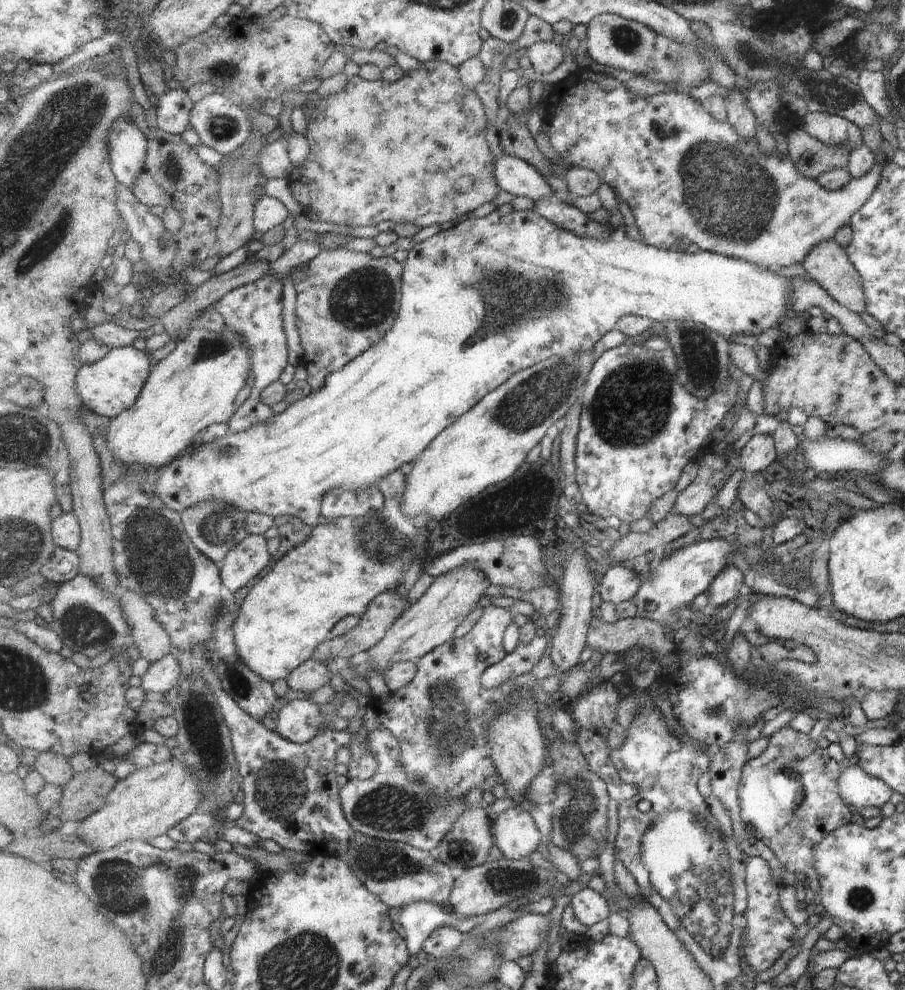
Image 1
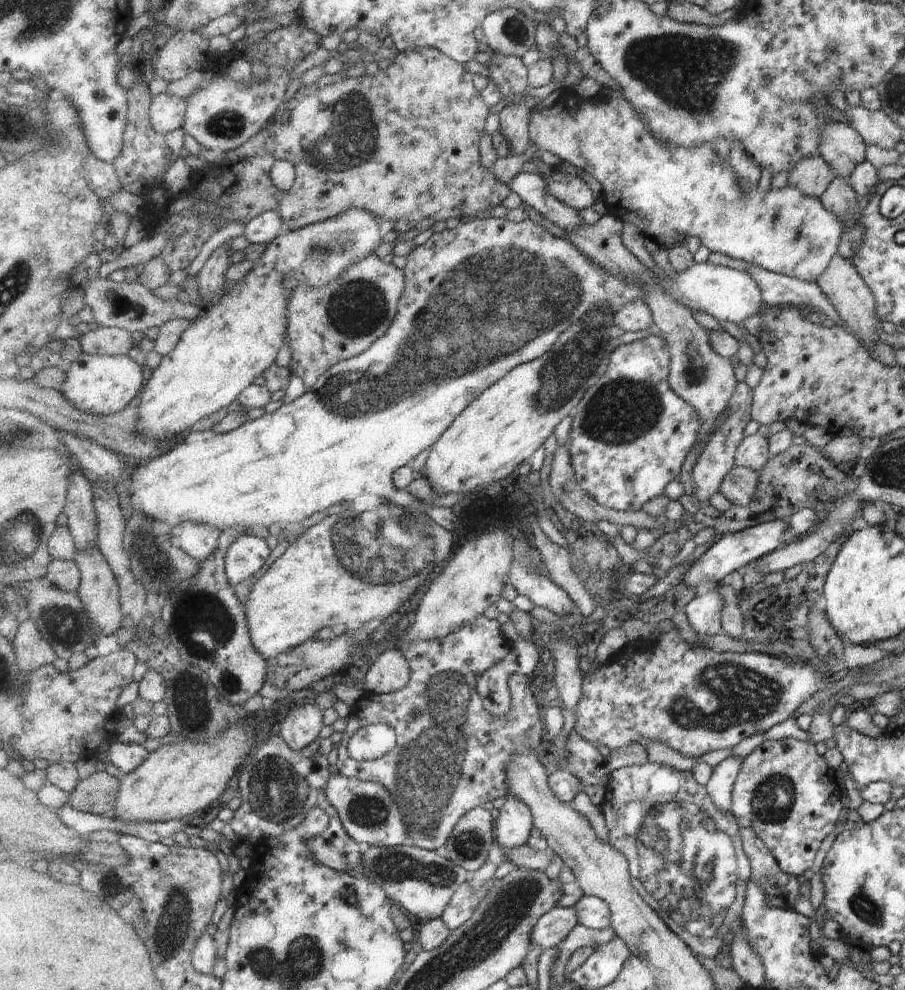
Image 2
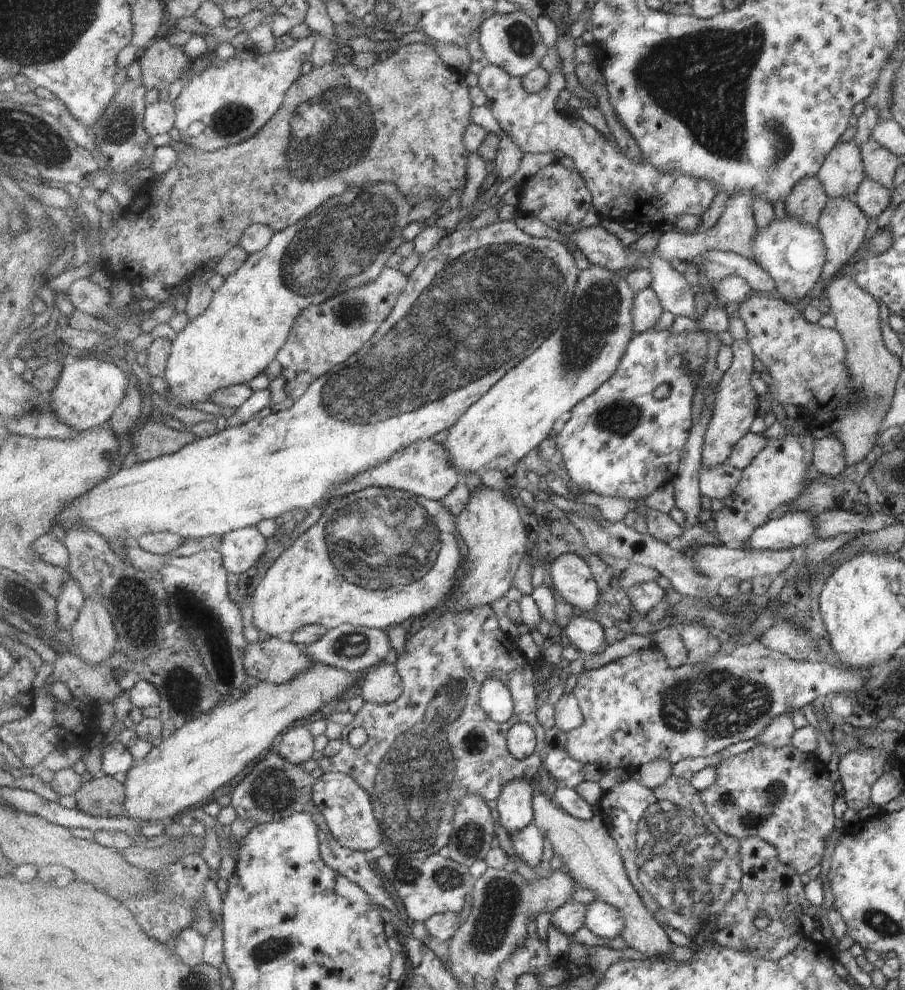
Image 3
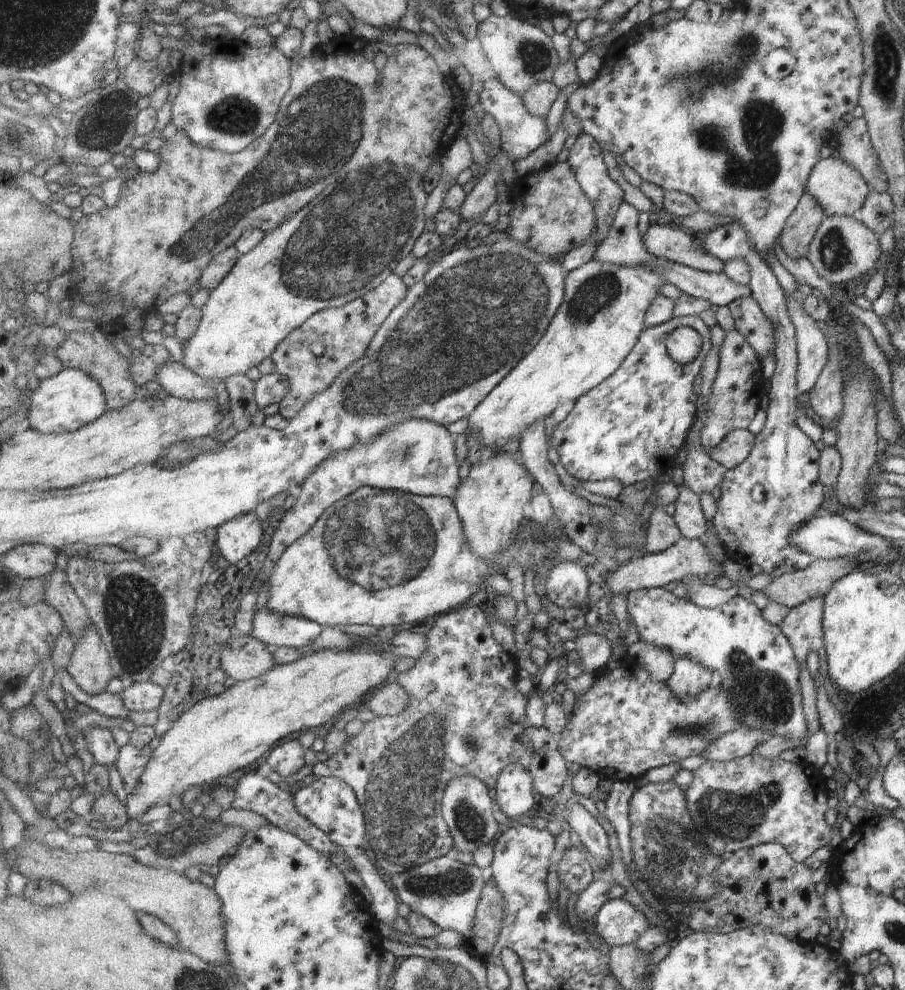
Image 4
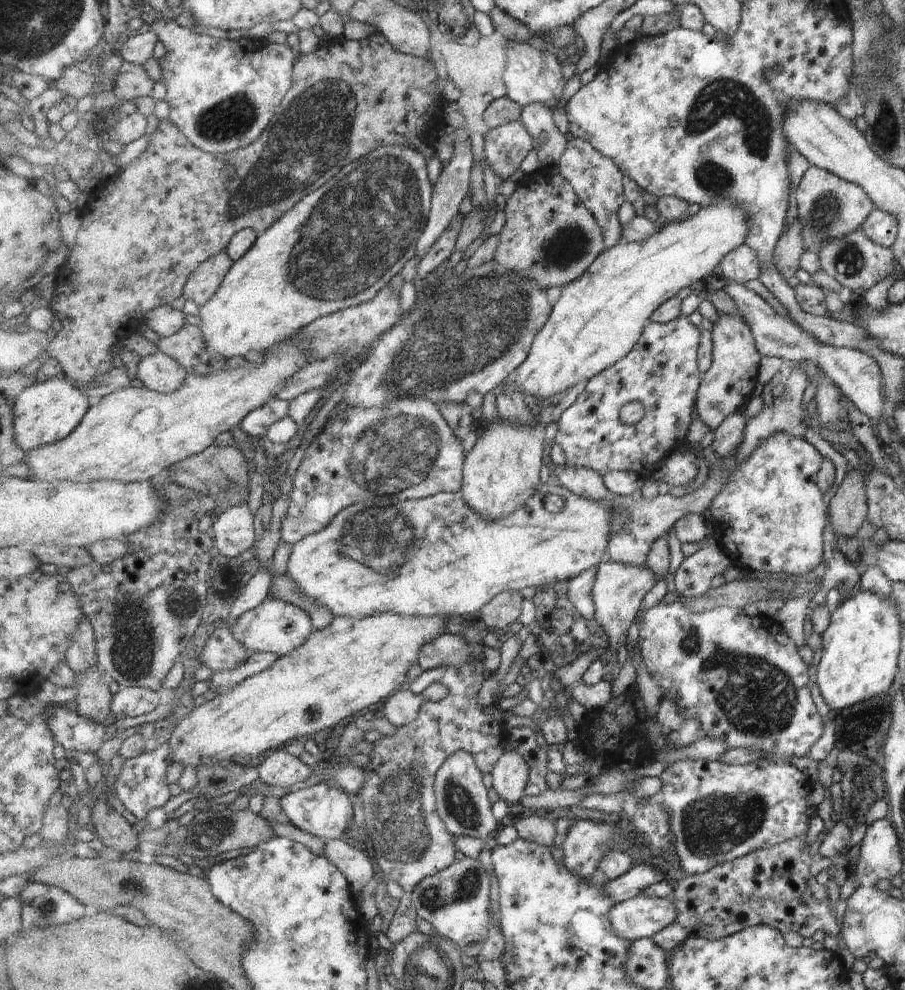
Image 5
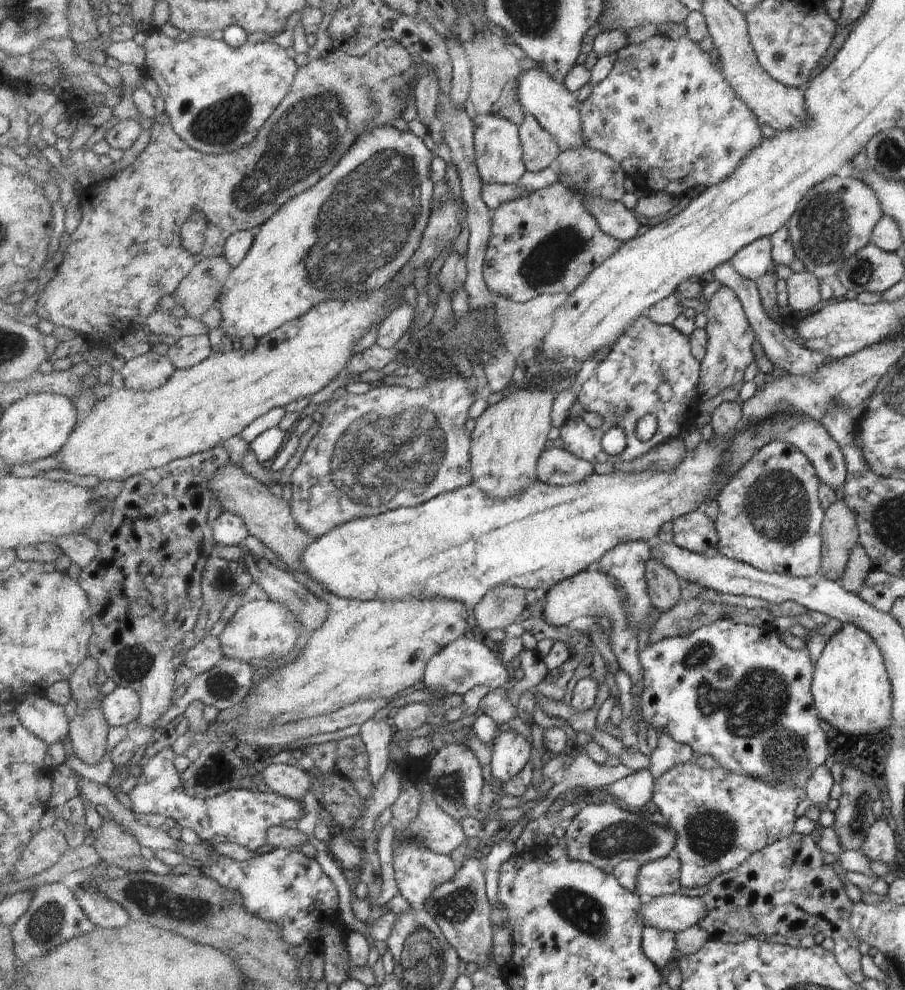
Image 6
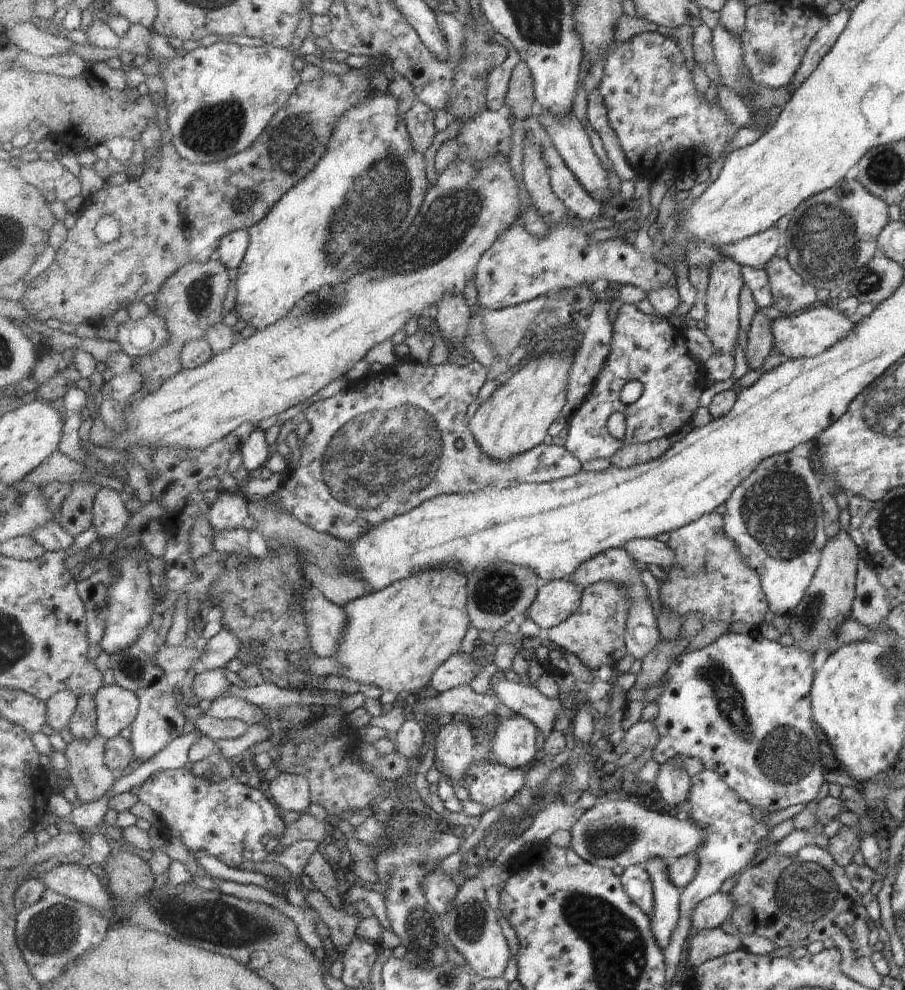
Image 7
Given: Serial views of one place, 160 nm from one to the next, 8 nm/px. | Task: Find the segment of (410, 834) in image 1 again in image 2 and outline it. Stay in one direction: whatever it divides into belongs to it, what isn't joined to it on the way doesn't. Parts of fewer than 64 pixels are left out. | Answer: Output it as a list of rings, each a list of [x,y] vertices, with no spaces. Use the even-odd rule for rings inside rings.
[[[379,723],[355,733],[348,744],[349,754],[358,761],[373,761],[388,755],[397,747],[397,733],[391,726]],[[341,773],[330,776],[326,784],[326,795],[337,809],[343,828],[359,843],[378,847],[405,845],[410,839],[408,825],[404,822],[397,797],[385,790],[383,785],[361,780],[344,779]]]

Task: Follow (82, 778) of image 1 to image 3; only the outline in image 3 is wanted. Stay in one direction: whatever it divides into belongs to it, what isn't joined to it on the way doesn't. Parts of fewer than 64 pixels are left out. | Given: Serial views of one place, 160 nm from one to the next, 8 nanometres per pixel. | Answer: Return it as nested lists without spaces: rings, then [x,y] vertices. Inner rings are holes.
[[[100,773],[76,792],[78,808],[94,817],[127,816],[126,786],[114,776]]]

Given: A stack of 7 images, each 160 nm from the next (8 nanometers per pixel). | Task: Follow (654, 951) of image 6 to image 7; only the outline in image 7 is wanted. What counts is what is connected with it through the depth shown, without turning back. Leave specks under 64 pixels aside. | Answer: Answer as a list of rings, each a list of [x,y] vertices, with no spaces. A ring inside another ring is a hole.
[[[653,858],[643,865],[653,884],[655,892],[655,914],[651,918],[651,930],[659,944],[659,948],[665,952],[665,948],[671,944],[673,932],[679,928],[681,890],[671,882],[671,876],[667,874],[667,864],[663,858]]]

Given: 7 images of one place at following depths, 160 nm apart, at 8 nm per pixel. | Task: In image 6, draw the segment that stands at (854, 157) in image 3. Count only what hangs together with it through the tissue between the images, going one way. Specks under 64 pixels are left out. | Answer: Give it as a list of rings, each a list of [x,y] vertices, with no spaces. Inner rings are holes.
[[[836,174],[817,182],[801,198],[785,226],[795,259],[817,281],[819,278],[830,281],[845,258],[870,243],[869,232],[881,216],[881,206],[867,185],[849,176]]]

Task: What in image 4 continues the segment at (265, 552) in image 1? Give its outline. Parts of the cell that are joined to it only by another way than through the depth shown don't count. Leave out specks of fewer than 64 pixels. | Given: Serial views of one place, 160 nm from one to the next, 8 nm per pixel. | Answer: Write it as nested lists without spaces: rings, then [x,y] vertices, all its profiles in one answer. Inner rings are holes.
[[[254,513],[240,514],[217,528],[219,552],[233,564],[244,561],[261,546],[264,538],[262,521]]]

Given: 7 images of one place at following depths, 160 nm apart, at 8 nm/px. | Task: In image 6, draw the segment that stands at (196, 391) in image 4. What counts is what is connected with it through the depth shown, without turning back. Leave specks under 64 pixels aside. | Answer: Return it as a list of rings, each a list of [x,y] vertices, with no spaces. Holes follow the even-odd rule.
[[[149,352],[129,361],[119,370],[126,388],[151,392],[165,386],[177,372],[167,355]]]

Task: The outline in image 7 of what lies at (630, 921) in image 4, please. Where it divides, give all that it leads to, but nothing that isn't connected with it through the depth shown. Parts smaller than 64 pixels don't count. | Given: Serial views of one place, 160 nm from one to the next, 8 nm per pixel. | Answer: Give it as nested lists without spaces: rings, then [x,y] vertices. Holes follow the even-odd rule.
[[[716,893],[714,896],[699,902],[693,910],[693,928],[698,931],[720,928],[731,920],[735,912],[735,900],[731,894]]]

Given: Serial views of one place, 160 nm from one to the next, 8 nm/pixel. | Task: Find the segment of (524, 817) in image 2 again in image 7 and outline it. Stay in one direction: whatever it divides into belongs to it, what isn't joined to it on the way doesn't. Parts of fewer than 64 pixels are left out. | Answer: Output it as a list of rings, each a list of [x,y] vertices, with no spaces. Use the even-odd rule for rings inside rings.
[[[516,715],[501,720],[496,728],[490,756],[508,769],[527,768],[540,757],[537,752],[539,729],[529,718]]]

